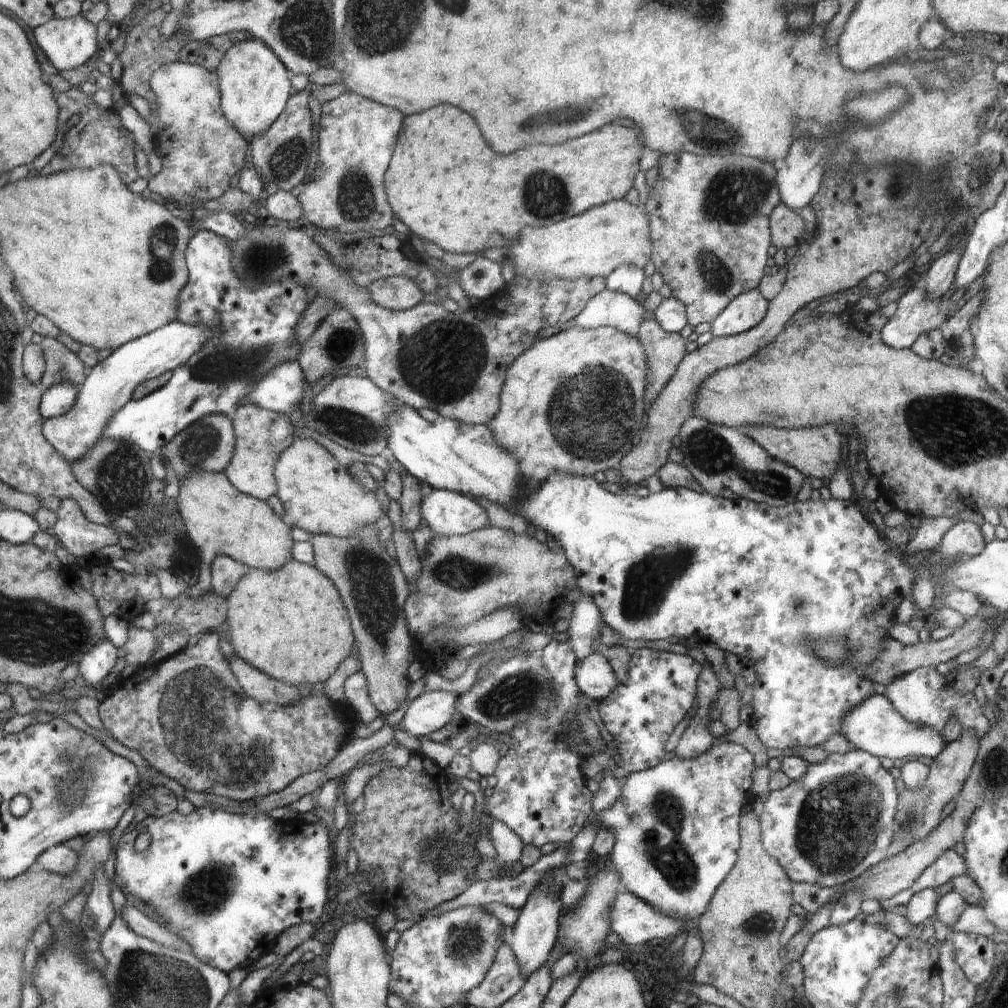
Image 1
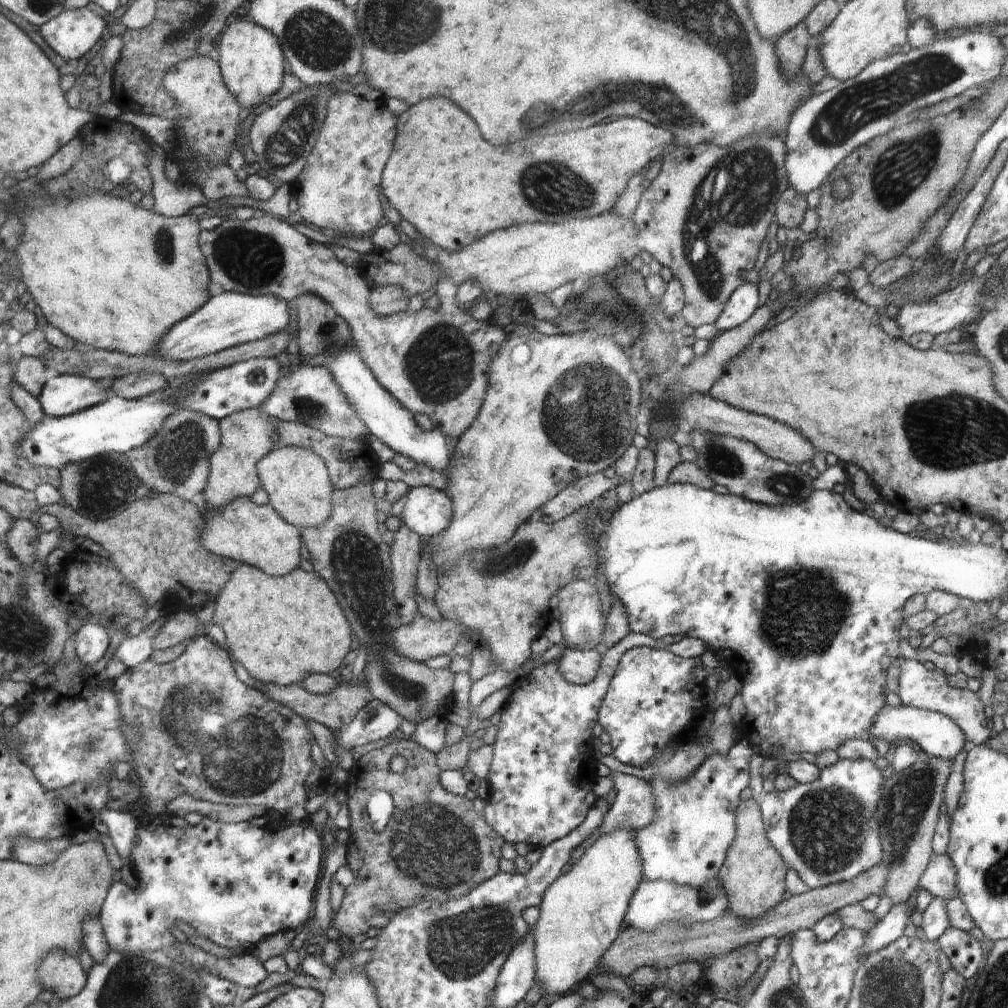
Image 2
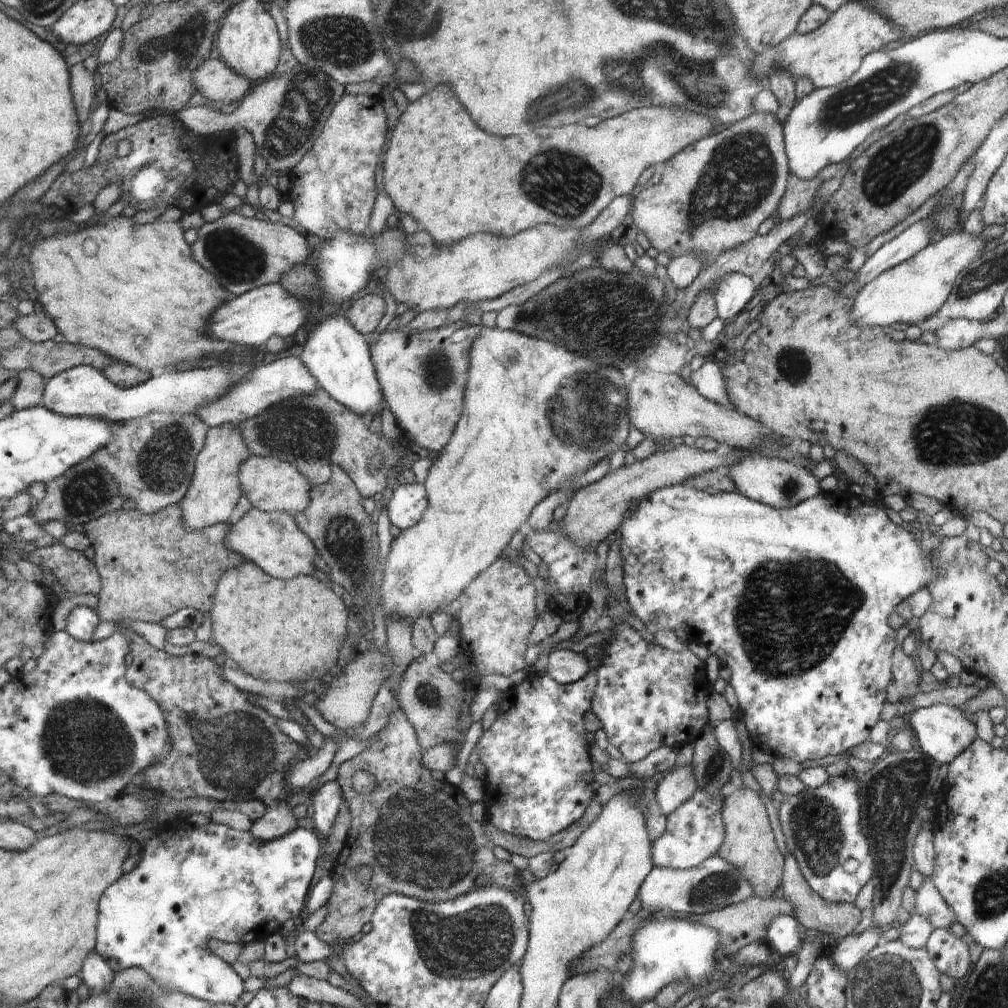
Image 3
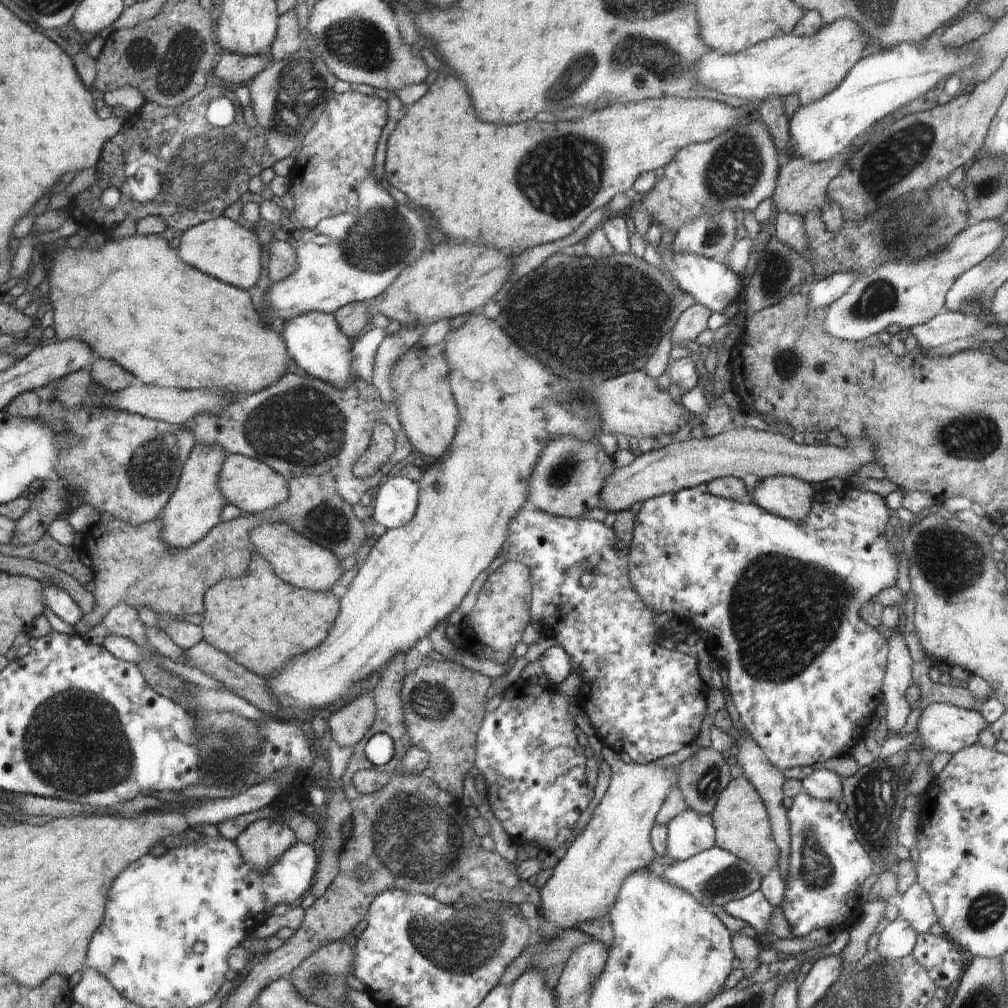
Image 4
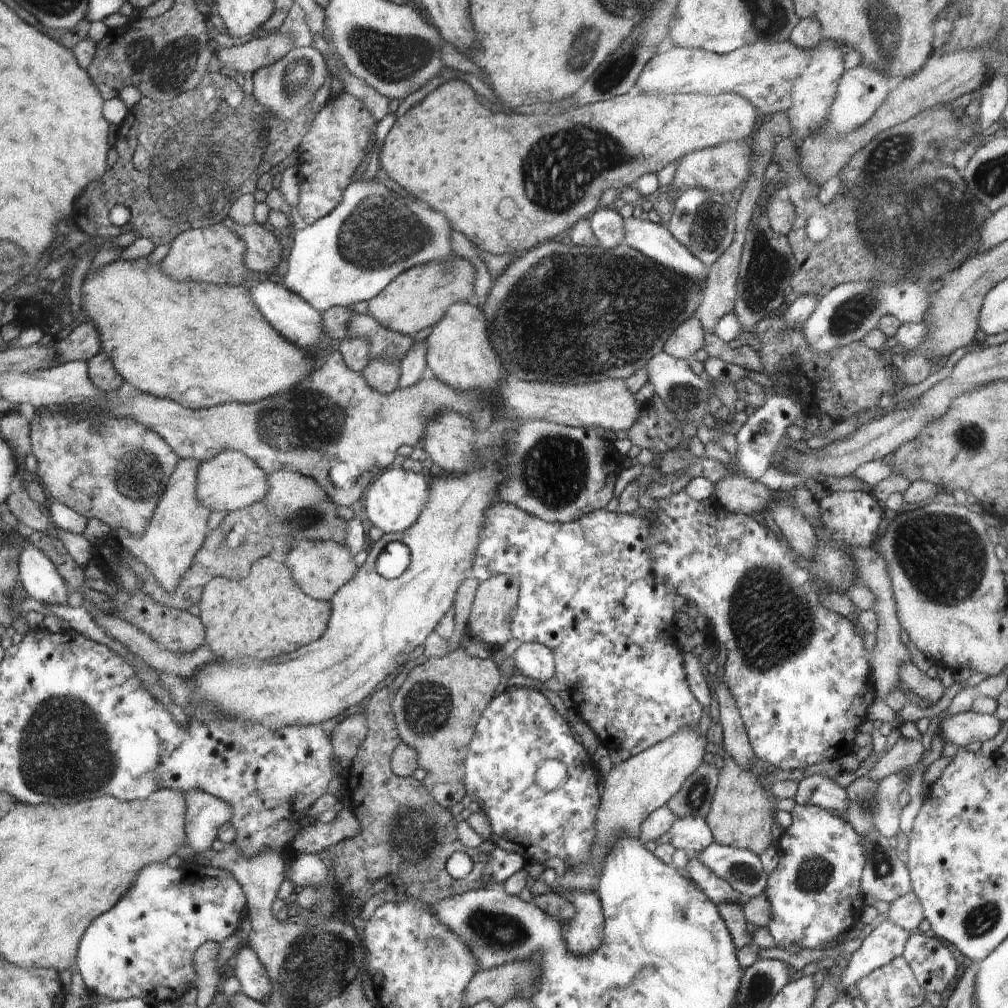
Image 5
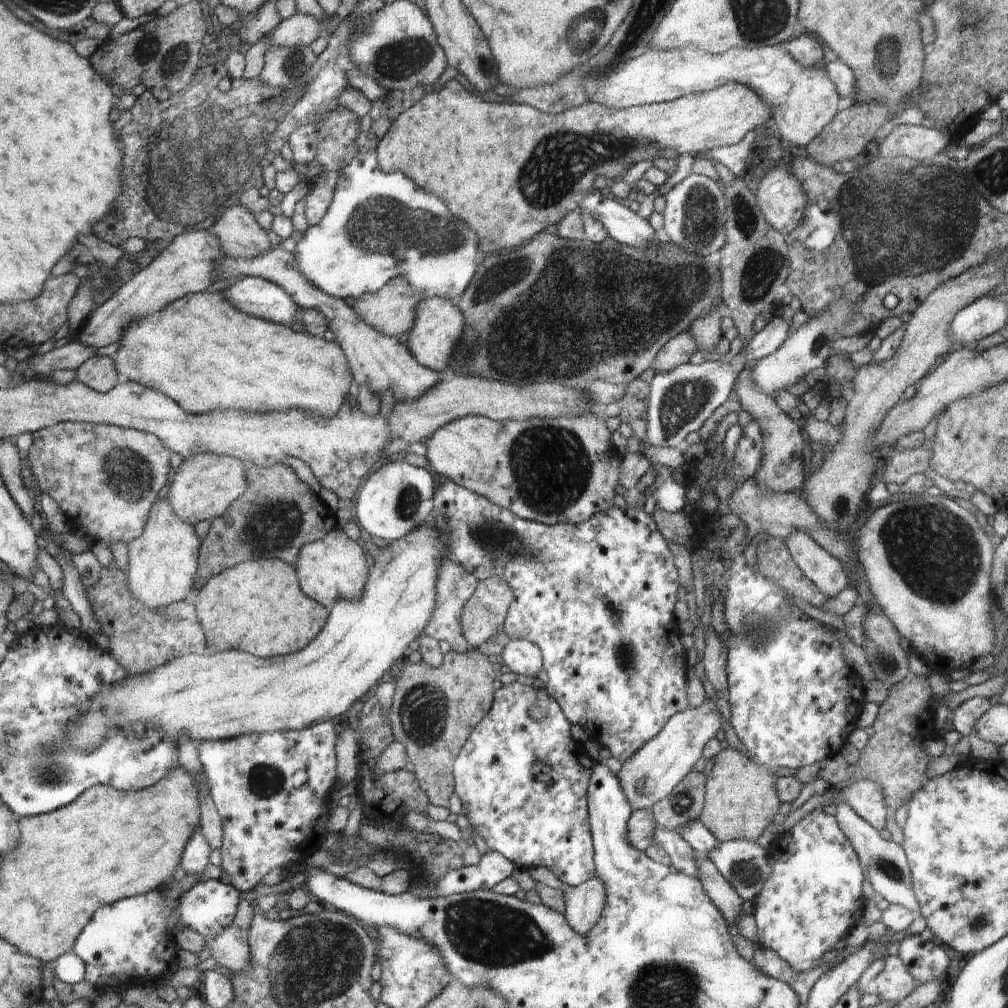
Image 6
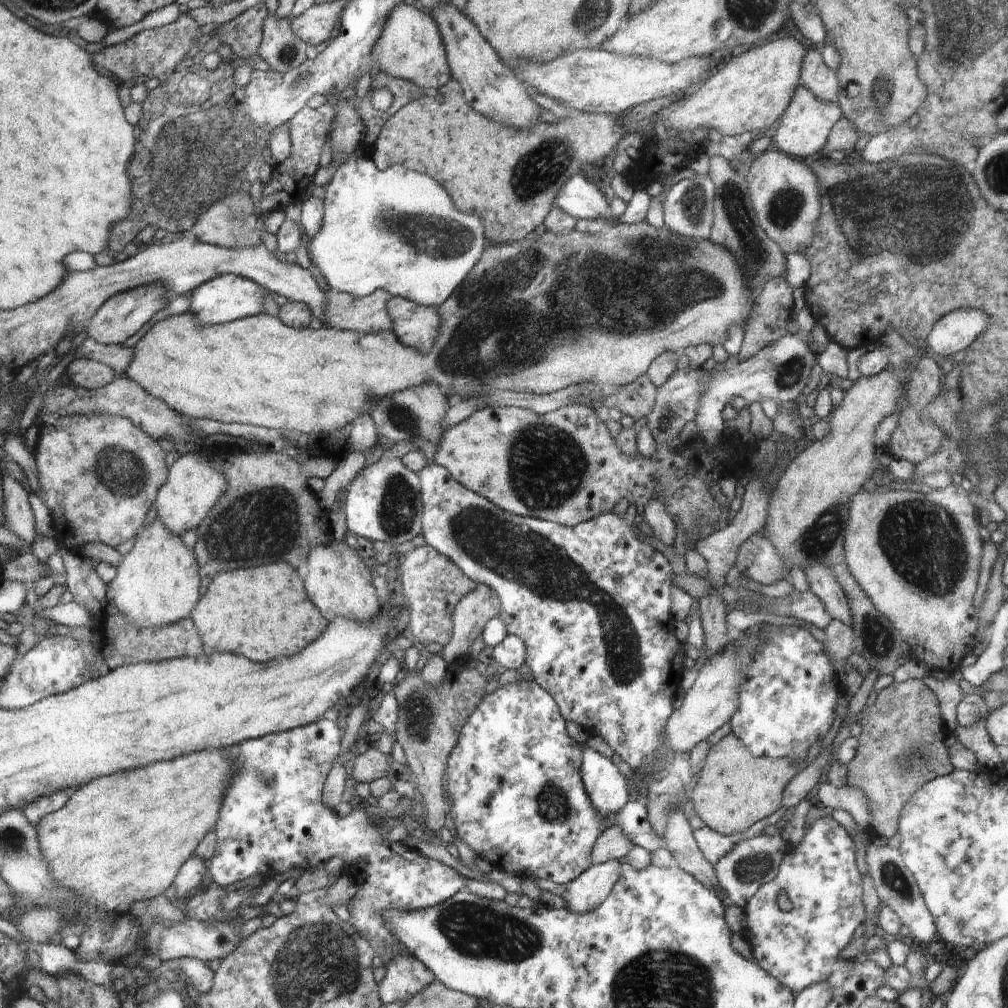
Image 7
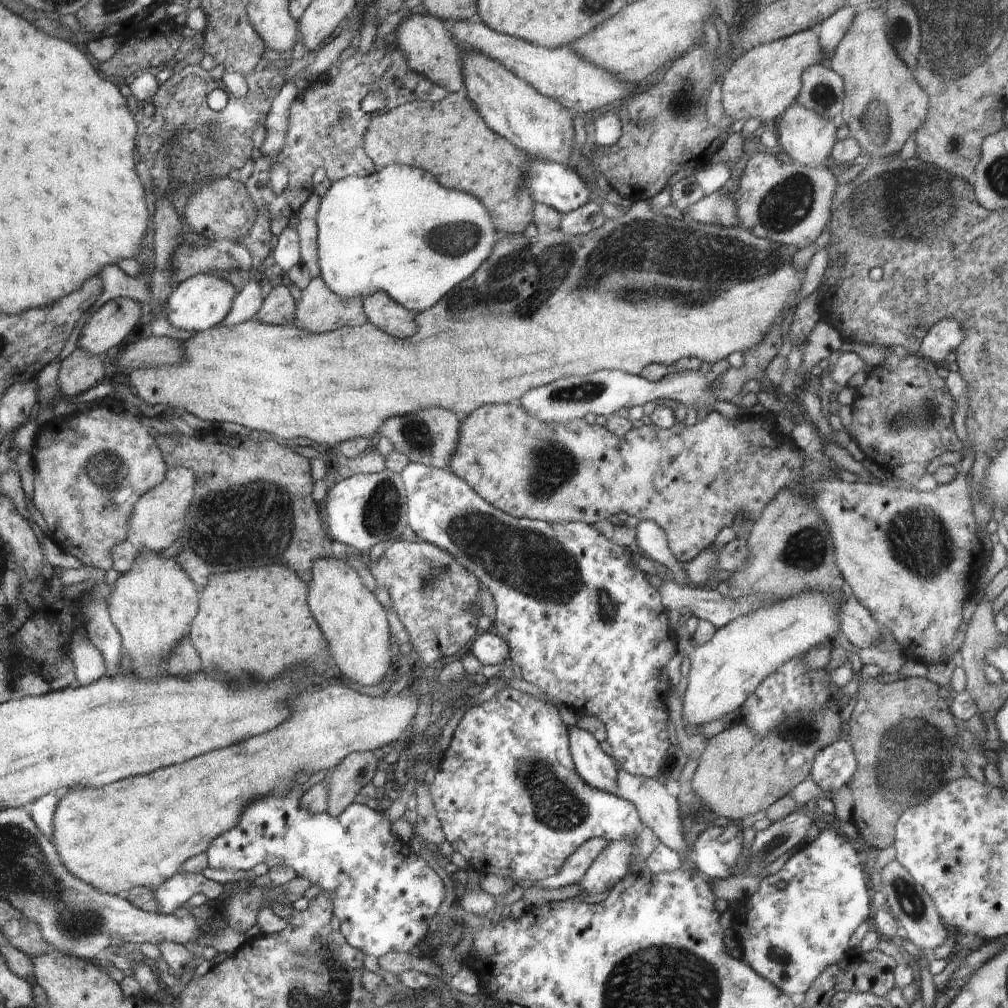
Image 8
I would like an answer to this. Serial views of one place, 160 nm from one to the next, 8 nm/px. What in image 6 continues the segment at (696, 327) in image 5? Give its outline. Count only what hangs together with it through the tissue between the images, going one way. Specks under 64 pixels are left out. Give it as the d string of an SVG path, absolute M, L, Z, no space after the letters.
M688 332L672 338L664 349L658 354L654 362L655 372L670 372L676 366L687 364L693 354L697 352L697 343Z

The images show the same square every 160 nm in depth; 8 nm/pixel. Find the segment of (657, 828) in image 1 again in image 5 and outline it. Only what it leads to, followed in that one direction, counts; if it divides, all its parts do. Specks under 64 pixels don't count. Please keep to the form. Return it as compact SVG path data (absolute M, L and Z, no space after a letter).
M678 817L670 827L669 843L688 854L702 853L715 841L705 818Z

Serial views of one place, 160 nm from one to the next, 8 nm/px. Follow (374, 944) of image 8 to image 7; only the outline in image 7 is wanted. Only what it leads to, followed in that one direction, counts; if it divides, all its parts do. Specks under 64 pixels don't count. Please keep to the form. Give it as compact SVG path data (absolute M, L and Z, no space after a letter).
M321 717L310 725L246 740L226 749L230 758L238 762L238 776L226 790L220 820L213 832L216 834L216 850L210 860L210 876L220 887L232 886L256 874L282 872L291 867L300 870L322 868L332 858L340 857L344 863L351 864L350 868L353 868L352 873L358 884L354 900L346 904L350 912L350 924L370 946L383 952L399 943L397 935L386 922L386 914L390 910L412 912L440 905L465 889L468 877L455 867L427 858L405 843L389 841L388 836L386 838L379 827L372 824L372 819L364 810L352 810L350 814L340 818L335 810L330 810L320 800L312 802L312 796L320 796L322 790L322 786L318 788L316 784L329 777L332 764L335 764L334 758L340 752L340 738L343 733L340 732L337 722Z

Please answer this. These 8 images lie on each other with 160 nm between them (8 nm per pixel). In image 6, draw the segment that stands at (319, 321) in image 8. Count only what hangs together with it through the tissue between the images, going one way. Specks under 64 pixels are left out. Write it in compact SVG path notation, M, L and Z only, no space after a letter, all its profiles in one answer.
M396 277L387 285L382 286L382 289L378 290L377 293L367 293L352 300L352 305L353 310L374 330L388 337L396 337L409 332L416 325L417 307L423 297L426 295L414 290L406 278Z

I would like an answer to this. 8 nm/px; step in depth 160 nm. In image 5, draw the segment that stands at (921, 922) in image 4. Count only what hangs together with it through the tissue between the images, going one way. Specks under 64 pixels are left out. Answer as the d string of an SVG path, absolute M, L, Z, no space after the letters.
M912 890L891 902L890 910L886 913L886 920L901 926L908 932L916 930L924 918L922 903Z

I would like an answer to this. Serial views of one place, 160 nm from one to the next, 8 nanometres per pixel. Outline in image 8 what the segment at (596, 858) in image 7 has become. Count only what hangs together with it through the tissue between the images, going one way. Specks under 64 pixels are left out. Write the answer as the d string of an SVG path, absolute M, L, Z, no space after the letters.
M592 838L585 845L579 848L562 866L561 873L544 878L539 882L535 882L532 888L540 888L543 890L559 889L560 887L579 884L584 878L584 874L588 868L594 863L598 854L608 846L609 842L600 838Z

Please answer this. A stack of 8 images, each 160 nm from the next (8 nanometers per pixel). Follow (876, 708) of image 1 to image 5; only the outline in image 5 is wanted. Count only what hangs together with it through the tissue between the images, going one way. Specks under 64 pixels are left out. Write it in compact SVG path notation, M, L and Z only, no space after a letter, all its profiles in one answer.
M974 711L946 715L938 723L937 732L944 743L955 744L960 749L974 740L984 742L996 736L1001 728L1001 722L994 715L975 714Z

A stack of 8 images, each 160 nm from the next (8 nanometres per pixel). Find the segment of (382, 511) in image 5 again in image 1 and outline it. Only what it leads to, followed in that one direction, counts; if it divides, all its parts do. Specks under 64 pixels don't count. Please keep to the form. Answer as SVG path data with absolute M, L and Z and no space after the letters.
M434 489L421 502L421 518L437 535L465 535L490 526L488 513L474 498Z

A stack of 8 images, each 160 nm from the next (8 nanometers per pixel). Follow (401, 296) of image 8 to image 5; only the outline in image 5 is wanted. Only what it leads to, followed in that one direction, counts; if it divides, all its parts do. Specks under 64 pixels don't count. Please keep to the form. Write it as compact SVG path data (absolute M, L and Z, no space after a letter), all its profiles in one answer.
M359 178L358 181L354 181L352 185L346 188L344 197L342 197L341 204L337 206L332 212L328 213L320 220L314 222L314 224L308 225L305 230L296 230L294 236L294 243L290 249L290 255L287 257L288 269L286 274L283 276L281 284L286 288L290 289L294 294L300 295L306 302L309 302L318 311L325 311L330 307L349 307L356 302L366 302L380 294L384 289L388 288L389 284L405 270L412 269L416 265L434 264L436 260L442 264L448 262L450 256L452 256L452 232L450 232L450 224L448 220L440 214L431 210L426 204L420 204L420 202L414 202L412 198L408 196L402 196L392 189L388 189L382 183L371 180L362 180Z

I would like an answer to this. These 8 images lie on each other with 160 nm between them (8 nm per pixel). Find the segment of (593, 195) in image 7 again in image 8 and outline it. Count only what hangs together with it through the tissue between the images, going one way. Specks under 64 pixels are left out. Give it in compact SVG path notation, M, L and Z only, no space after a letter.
M530 160L526 168L526 180L534 200L552 206L562 215L597 199L592 196L576 169L558 163Z

